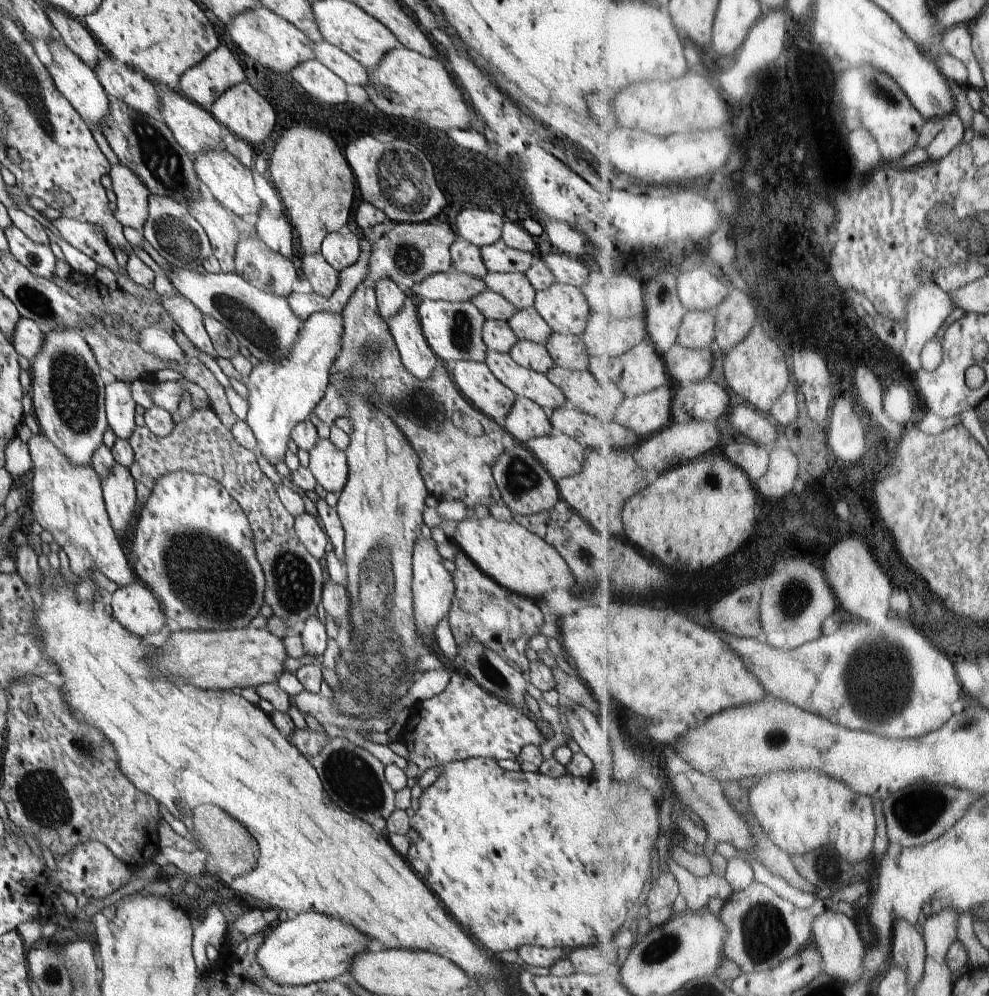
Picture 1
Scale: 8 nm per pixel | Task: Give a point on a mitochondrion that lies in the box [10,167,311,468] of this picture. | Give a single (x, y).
(74, 397)

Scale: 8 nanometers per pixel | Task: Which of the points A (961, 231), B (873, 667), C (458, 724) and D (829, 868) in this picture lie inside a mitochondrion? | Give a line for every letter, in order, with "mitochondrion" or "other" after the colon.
A: mitochondrion
B: mitochondrion
C: other
D: mitochondrion

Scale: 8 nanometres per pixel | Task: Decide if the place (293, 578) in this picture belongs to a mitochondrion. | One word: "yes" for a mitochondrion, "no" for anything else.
yes

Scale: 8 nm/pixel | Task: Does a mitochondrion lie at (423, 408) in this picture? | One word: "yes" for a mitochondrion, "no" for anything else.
yes

